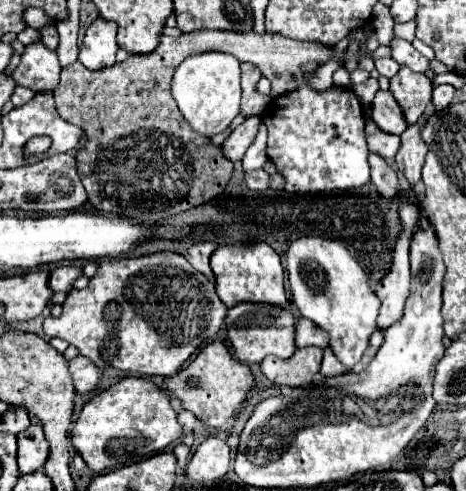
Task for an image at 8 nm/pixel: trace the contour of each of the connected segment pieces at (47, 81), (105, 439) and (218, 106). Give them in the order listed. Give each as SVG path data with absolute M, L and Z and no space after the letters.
M32 42L24 48L18 68L12 78L18 86L26 86L34 92L54 90L60 82L60 62L56 50L48 50L42 42Z
M138 376L122 378L86 402L72 430L72 446L96 474L146 460L180 440L182 426L176 420L168 394L154 382Z
M222 52L186 58L172 76L172 96L190 128L202 136L224 132L240 112L240 62Z

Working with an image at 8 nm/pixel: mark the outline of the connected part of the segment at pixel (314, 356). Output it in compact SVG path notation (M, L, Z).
M298 348L292 358L282 360L276 356L268 356L262 360L264 376L274 384L286 386L306 386L312 382L312 374L320 372L322 350L320 348Z

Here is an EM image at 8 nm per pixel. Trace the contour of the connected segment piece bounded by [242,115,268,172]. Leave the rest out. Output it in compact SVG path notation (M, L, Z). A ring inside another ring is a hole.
M261 115L256 140L252 142L252 146L244 154L242 166L244 166L244 172L252 172L252 170L262 168L266 162L268 162L268 156L266 156L266 124L264 124L263 116Z

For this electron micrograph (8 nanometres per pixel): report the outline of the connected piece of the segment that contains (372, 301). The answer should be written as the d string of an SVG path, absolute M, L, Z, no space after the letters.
M320 236L294 240L286 252L286 268L296 308L304 318L310 318L330 334L330 346L336 358L350 370L350 366L360 362L370 334L376 330L376 316L380 308L366 272L338 240Z

